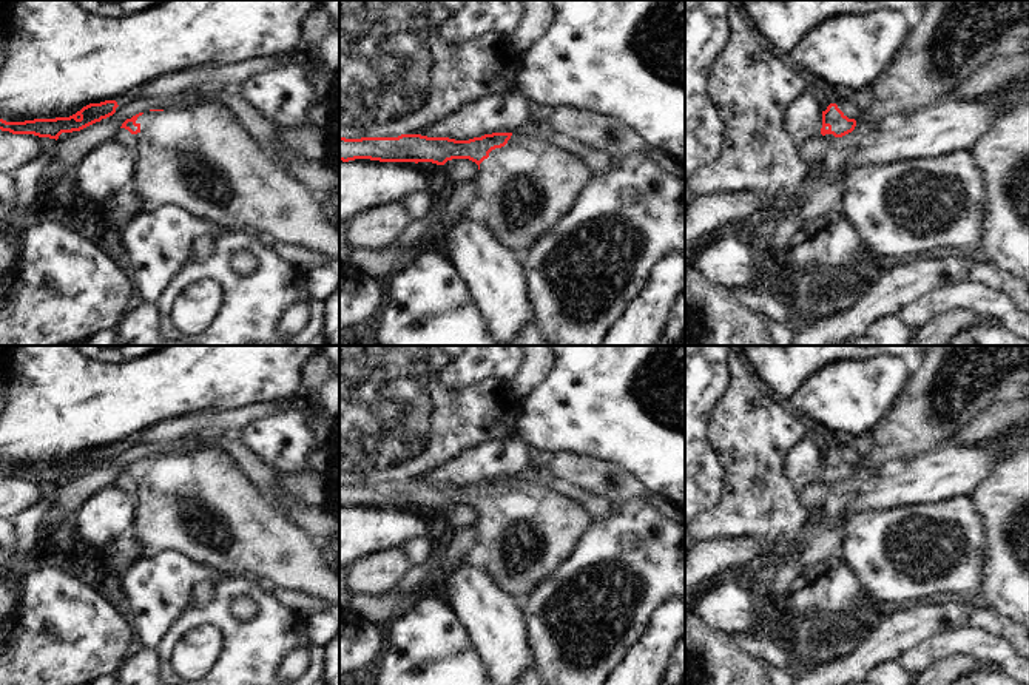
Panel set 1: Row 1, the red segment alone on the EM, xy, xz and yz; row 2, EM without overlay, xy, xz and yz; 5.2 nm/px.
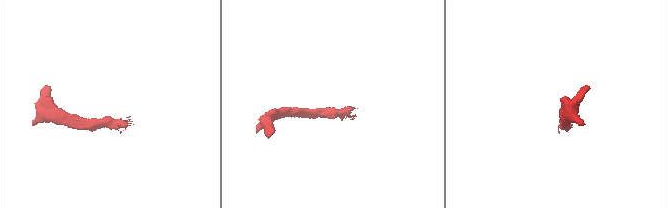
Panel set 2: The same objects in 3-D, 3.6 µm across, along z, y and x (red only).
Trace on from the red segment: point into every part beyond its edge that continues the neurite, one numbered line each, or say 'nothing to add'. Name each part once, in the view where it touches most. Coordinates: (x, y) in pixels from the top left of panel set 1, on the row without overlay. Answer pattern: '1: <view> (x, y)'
1: xz (528, 531)

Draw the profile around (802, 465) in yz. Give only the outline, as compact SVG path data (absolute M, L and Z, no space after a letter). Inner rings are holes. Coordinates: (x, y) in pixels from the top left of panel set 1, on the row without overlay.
M802 438L785 455L782 469L795 489L801 491L808 483L822 481L822 455L811 440Z

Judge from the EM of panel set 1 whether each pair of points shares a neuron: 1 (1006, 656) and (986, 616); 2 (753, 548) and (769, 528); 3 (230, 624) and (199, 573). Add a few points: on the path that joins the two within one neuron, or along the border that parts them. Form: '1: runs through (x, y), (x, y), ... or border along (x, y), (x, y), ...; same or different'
1: border along (961, 627), (975, 627), (1005, 639), (1012, 647); different
2: border along (724, 537), (755, 537), (770, 546), (782, 546); different
3: border along (216, 579), (213, 582); different

